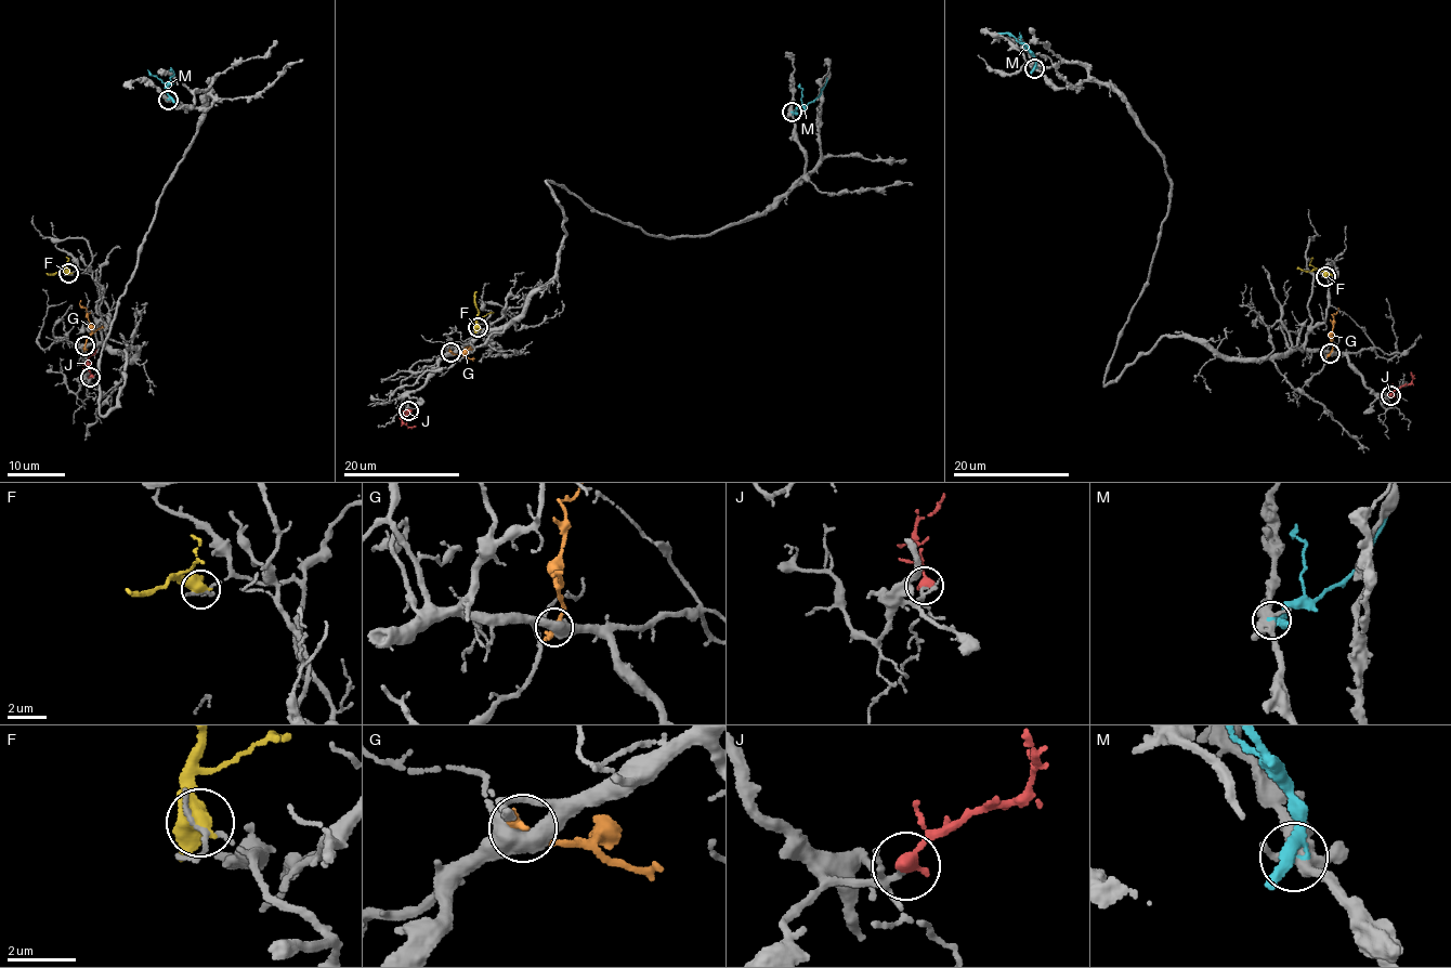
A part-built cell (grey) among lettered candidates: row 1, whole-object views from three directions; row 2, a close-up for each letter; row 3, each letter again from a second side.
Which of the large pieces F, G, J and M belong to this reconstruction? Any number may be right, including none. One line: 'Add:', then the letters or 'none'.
Add: J

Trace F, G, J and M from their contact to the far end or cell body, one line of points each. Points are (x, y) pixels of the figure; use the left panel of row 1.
F: (69, 274), (63, 270), (47, 273)
G: (86, 345), (91, 324), (80, 300)
J: (90, 376), (87, 363), (96, 348)
M: (168, 100), (170, 70)

